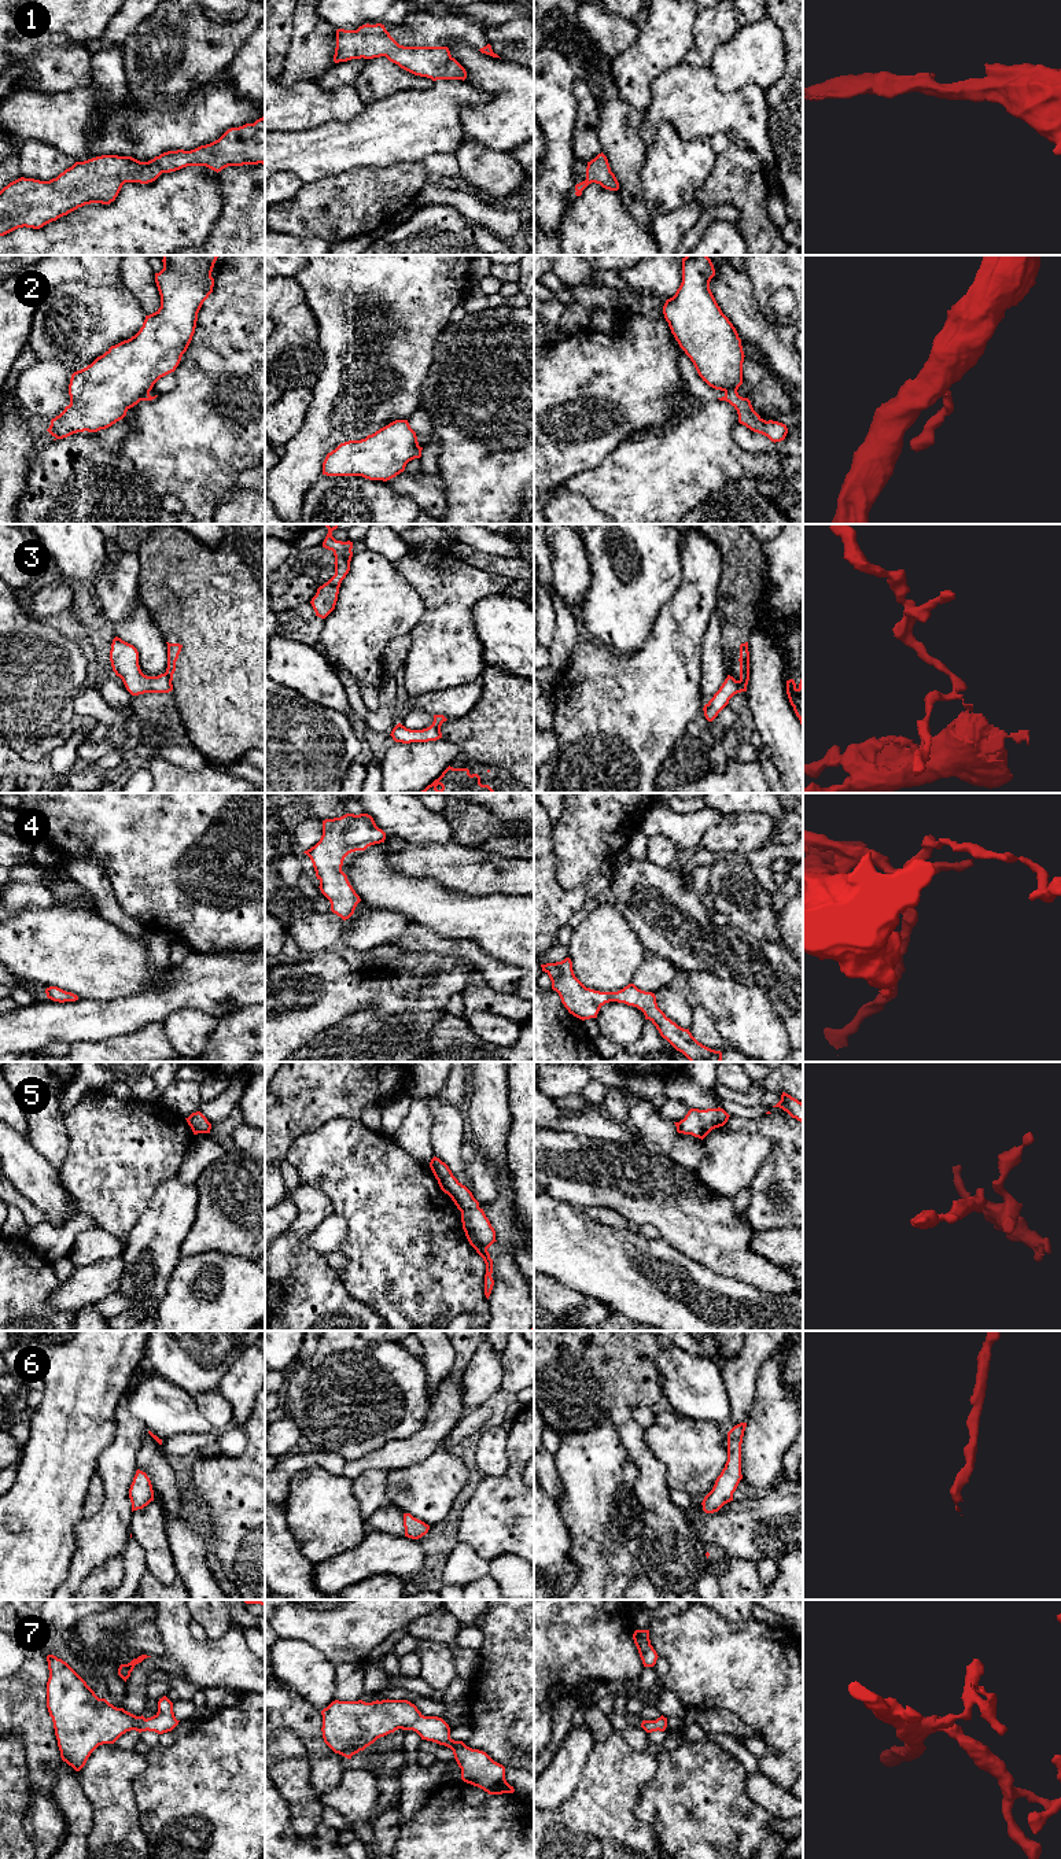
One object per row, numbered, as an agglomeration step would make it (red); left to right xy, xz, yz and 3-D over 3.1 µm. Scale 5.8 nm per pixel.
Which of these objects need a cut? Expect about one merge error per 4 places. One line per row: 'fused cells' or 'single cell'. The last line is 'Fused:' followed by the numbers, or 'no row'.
1: single cell
2: fused cells
3: fused cells
4: single cell
5: single cell
6: single cell
7: single cell
Fused: 2, 3

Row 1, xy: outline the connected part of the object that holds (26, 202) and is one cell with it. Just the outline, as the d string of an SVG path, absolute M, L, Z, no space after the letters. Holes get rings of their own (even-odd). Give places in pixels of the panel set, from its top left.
M265 114L254 123L231 128L218 140L191 151L167 151L148 162L140 162L132 156L102 155L75 162L49 181L21 177L0 191L0 236L23 226L40 229L85 204L110 204L125 182L148 184L162 173L187 166L206 166L218 173L228 166L258 163L265 165Z

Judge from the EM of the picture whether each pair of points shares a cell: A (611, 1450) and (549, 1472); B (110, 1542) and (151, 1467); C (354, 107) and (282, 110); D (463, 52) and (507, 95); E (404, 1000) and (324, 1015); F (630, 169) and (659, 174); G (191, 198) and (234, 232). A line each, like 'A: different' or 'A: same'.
A: different
B: different
C: same
D: same
E: same
F: different
G: different

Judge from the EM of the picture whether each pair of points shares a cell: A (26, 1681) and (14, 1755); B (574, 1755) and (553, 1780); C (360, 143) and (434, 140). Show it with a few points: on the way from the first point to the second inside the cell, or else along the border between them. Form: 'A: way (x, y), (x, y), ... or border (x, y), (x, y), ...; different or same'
A: border (14, 1734), (24, 1745), (28, 1766); different
B: way (568, 1760), (559, 1774); same
C: way (378, 140), (416, 140); same

